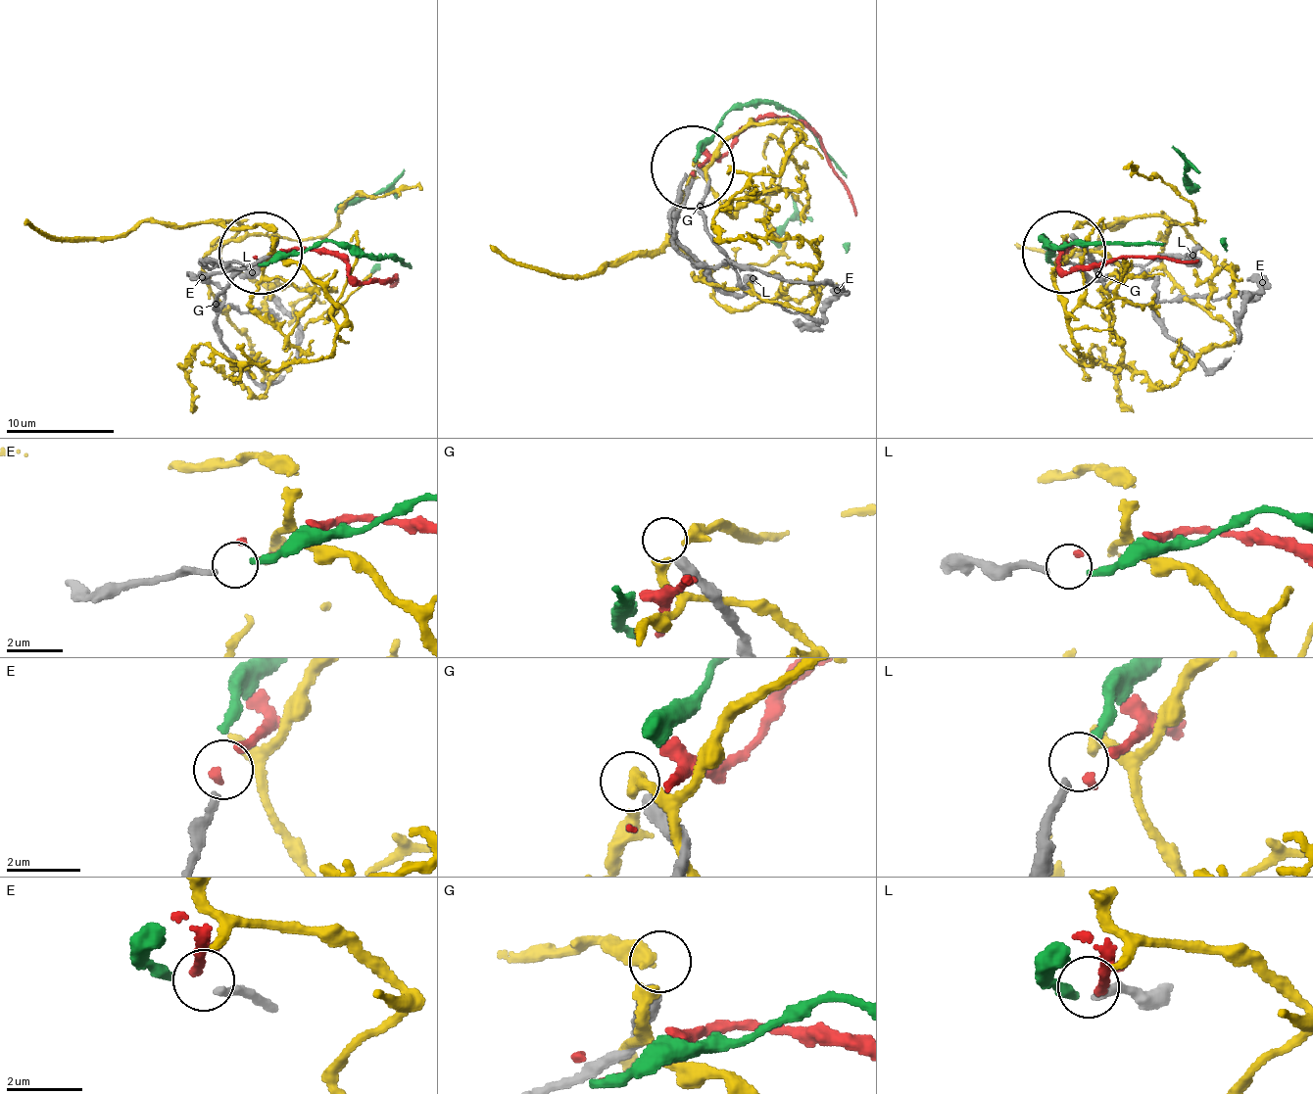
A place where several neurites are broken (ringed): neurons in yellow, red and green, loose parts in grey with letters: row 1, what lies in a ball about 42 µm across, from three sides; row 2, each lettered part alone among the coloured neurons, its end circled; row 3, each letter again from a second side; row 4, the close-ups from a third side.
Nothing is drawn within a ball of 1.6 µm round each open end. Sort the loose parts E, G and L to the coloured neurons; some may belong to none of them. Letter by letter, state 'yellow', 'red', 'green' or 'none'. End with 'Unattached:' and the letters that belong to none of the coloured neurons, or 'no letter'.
E: red
G: none
L: green
Unattached: G

